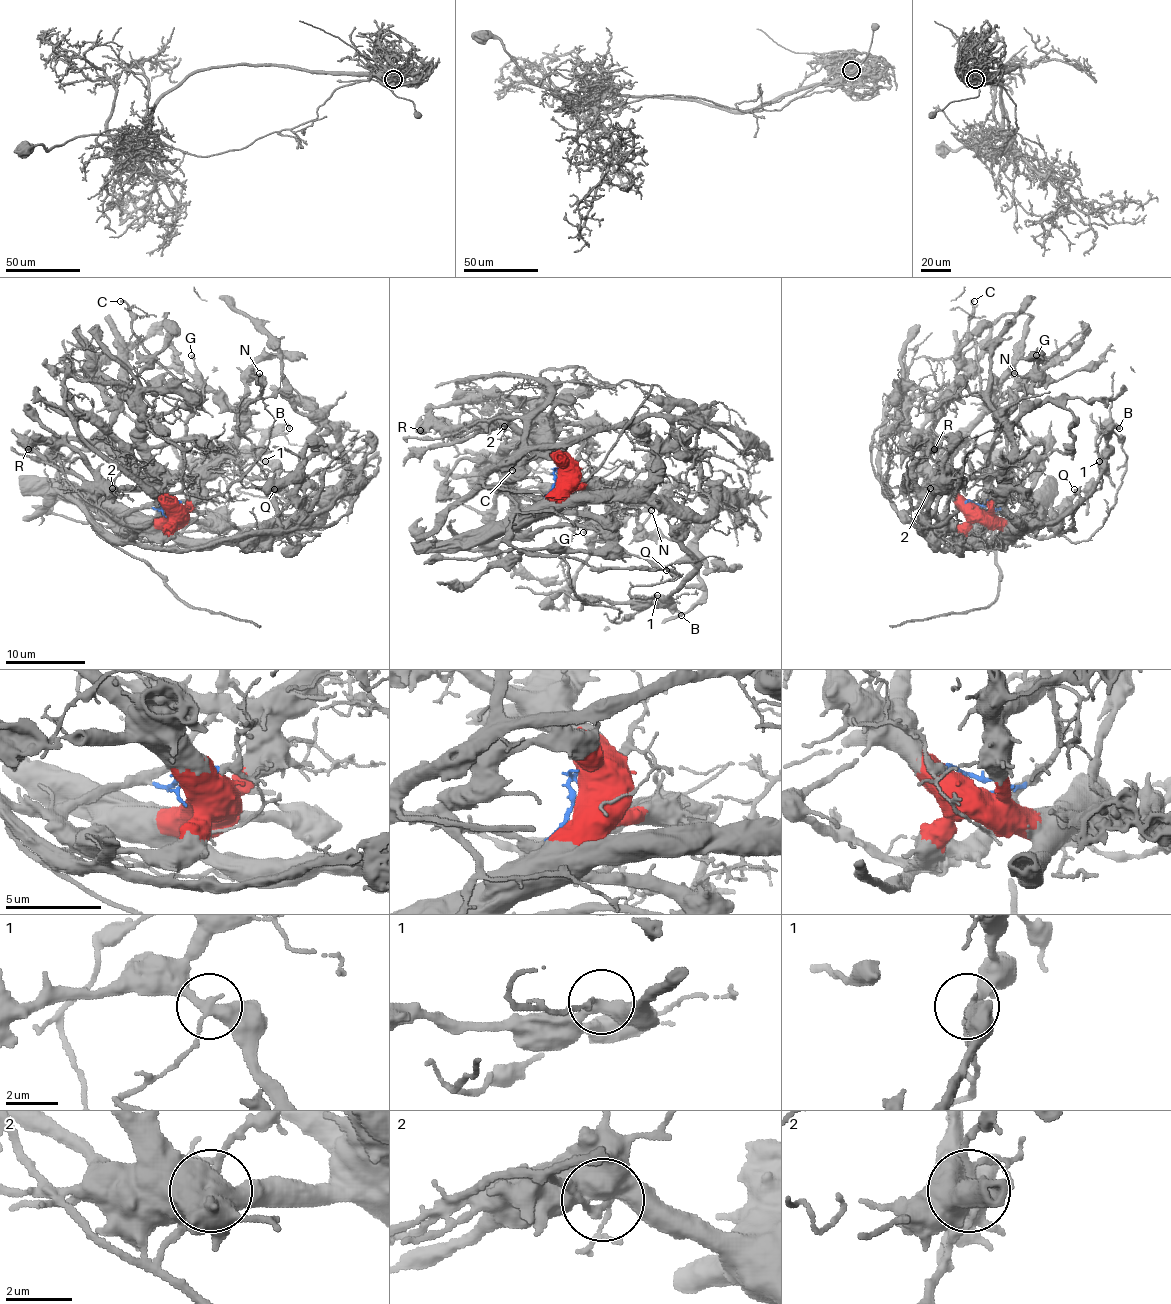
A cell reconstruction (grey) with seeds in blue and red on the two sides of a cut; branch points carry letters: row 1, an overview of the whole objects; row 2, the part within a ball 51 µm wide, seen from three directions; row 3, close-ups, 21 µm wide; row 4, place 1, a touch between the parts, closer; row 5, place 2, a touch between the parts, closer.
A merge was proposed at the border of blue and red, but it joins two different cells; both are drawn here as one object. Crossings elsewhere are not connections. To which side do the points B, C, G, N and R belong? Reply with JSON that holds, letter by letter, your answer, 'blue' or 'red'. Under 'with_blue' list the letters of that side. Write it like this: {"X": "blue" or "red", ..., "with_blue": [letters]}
{"B": "red", "C": "blue", "G": "red", "N": "red", "R": "red", "with_blue": ["C"]}

